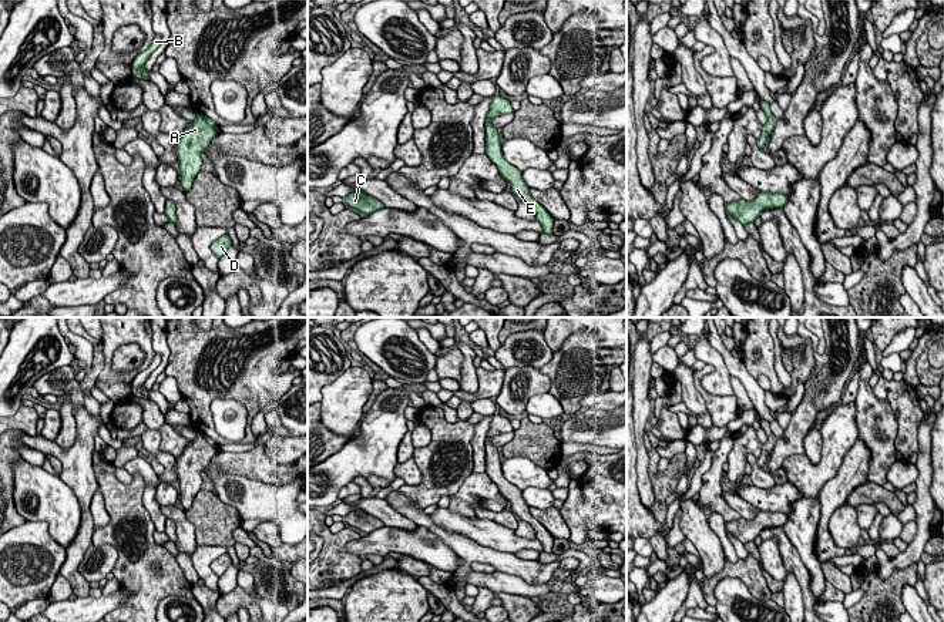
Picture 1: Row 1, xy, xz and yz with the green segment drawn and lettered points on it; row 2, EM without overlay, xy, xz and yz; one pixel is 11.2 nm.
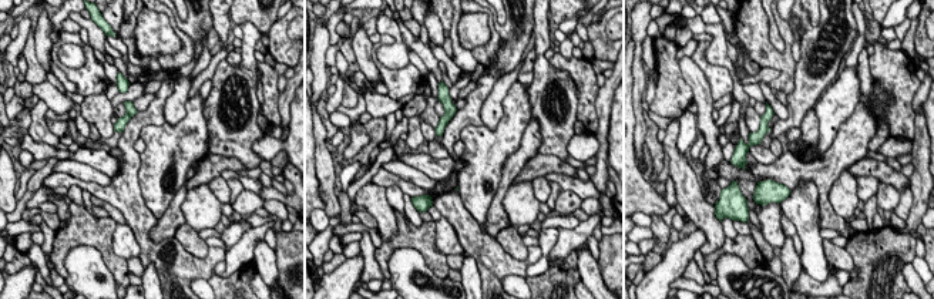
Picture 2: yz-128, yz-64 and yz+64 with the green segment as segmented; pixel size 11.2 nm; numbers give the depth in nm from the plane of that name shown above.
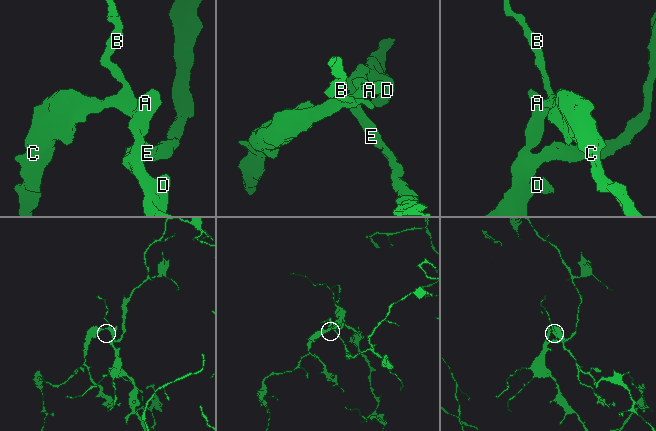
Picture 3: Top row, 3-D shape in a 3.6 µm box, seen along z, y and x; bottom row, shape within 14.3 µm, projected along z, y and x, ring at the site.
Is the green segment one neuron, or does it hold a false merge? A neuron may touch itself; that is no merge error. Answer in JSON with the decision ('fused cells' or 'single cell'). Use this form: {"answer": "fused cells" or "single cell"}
{"answer": "single cell"}

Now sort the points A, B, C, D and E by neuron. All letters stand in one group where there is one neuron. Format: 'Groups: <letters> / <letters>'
Groups: A B C D E

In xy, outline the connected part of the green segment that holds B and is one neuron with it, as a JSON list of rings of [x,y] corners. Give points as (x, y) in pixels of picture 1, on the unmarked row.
[[[155,353],[151,364],[145,370],[140,371],[132,380],[132,396],[141,399],[150,399],[150,390],[144,387],[144,383],[150,377],[150,374],[159,366],[159,363],[161,356]]]

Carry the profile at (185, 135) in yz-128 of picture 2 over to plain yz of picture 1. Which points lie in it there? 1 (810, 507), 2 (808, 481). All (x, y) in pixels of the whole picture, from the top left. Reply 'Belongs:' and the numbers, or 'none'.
Belongs: 1, 2

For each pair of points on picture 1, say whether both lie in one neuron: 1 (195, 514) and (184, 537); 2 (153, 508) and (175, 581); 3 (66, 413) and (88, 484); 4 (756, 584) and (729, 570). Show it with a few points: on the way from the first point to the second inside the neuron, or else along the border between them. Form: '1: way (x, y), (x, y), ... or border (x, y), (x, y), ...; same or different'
1: border (184, 511), (194, 527), (197, 544); different
2: border (143, 498), (143, 505), (155, 530); different
3: border (74, 412), (77, 423), (76, 440), (63, 449); different
4: way (749, 577), (742, 570), (736, 570); same

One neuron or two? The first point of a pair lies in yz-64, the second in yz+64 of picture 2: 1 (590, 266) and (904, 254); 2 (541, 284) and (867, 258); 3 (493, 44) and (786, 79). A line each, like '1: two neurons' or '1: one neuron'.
1: two neurons
2: one neuron
3: one neuron

